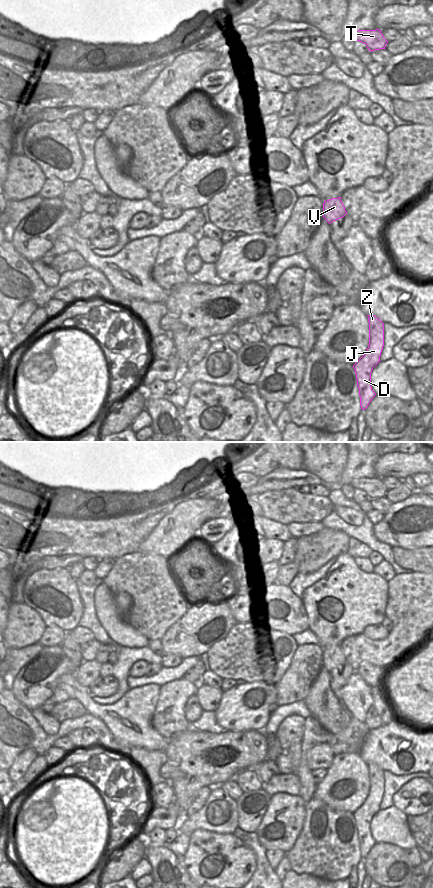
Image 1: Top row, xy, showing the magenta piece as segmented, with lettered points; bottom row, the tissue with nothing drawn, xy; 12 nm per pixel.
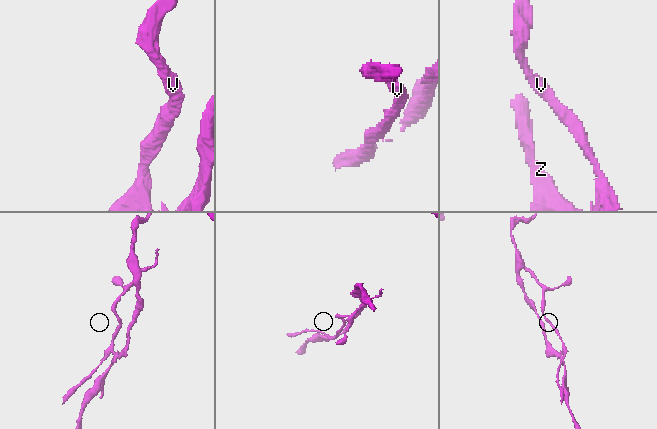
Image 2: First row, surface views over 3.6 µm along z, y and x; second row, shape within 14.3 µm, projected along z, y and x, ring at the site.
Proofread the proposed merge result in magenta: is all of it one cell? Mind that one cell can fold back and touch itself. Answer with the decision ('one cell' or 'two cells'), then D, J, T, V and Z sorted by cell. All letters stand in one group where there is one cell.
two cells; groups D J Z / T V

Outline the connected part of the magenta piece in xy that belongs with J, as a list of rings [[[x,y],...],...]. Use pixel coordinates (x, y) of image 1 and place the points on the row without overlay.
[[[368,763],[369,793],[364,803],[353,813],[359,836],[360,854],[365,858],[376,841],[371,834],[371,820],[380,810],[384,794],[384,771],[375,763]]]

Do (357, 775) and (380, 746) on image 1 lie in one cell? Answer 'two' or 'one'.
two

